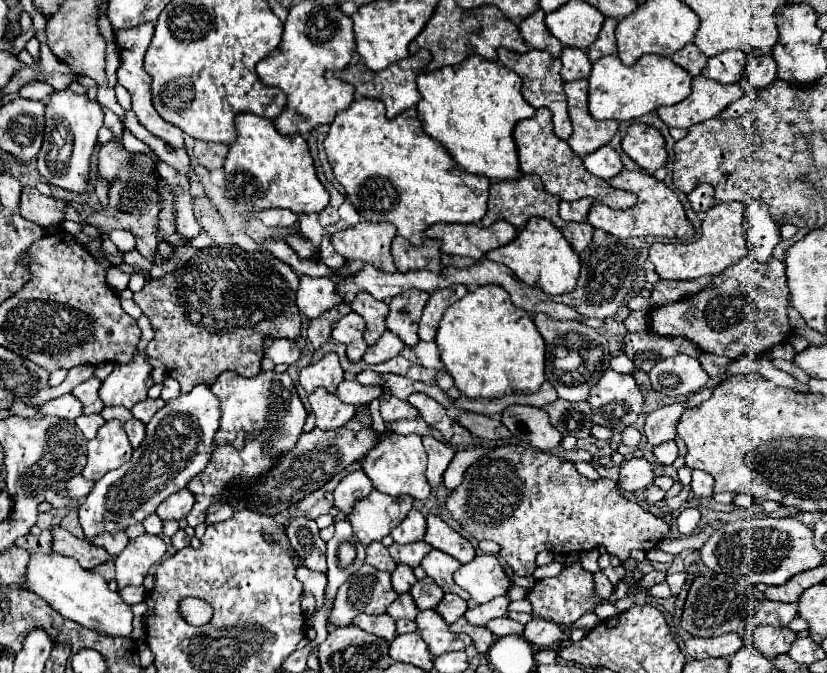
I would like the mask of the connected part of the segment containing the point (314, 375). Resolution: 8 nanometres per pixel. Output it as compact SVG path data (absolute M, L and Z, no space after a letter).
M328 353L320 361L300 371L300 385L306 389L306 393L314 393L318 387L326 387L330 393L336 393L342 379L344 369L340 367L336 353Z

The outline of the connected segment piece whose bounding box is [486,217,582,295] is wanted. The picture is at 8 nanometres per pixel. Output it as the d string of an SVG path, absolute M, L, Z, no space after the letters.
M540 217L530 219L526 225L528 227L522 229L512 243L486 253L486 259L506 265L510 271L514 271L514 275L522 283L530 287L538 287L546 295L564 295L574 291L582 267L580 267L580 257L564 239L562 231L554 223L548 223L546 219L540 219Z

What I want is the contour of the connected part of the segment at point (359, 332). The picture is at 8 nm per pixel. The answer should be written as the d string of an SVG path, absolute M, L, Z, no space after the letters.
M354 311L348 313L346 317L342 317L332 329L332 339L346 345L346 355L354 363L358 363L362 359L364 351L368 349L368 343L364 341L364 331L366 331L364 319Z

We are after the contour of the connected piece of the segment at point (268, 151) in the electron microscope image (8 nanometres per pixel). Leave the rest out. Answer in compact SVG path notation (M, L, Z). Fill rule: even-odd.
M240 113L236 117L236 129L238 139L224 163L226 187L236 199L256 209L282 207L294 213L320 213L328 205L330 193L316 177L312 155L302 135L282 135L270 119L254 113Z

